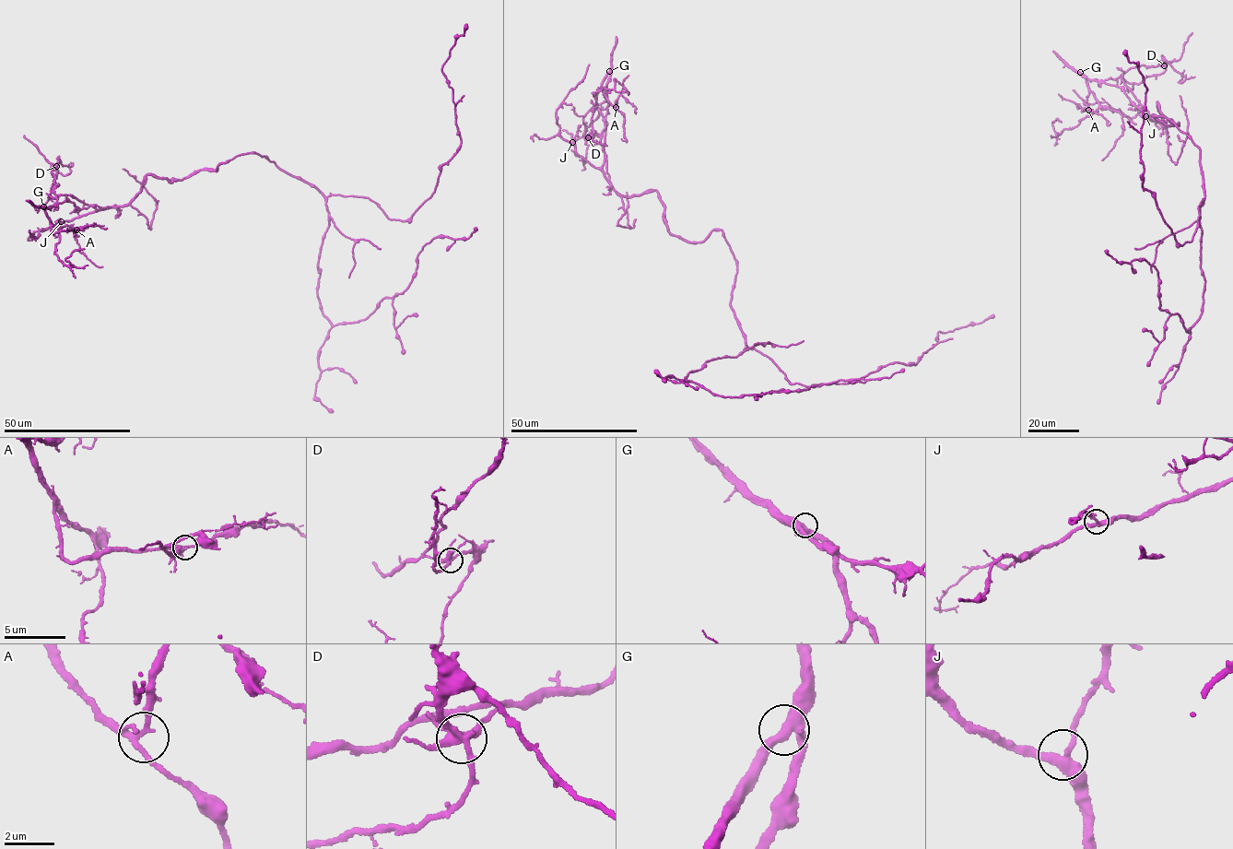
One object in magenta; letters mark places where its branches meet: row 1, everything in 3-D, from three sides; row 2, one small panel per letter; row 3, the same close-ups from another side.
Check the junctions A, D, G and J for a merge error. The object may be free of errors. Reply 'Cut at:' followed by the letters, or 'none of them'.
Cut at: D

